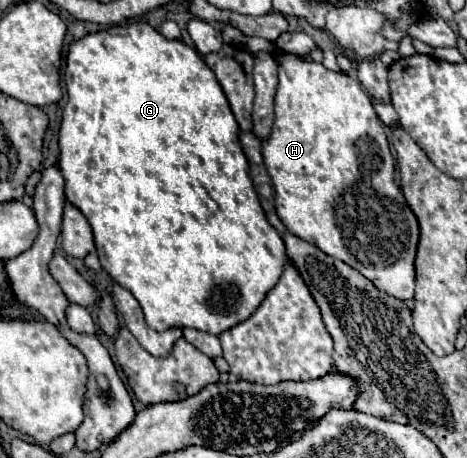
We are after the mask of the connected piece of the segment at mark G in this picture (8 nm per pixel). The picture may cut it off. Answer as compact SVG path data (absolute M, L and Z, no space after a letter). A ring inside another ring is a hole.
M132 22L128 30L122 30L126 34L114 34L114 38L110 38L110 46L106 44L106 40L102 38L102 32L92 32L80 40L74 40L68 48L68 56L66 56L66 70L64 70L64 84L66 84L66 92L68 92L68 102L66 102L66 108L62 112L62 124L60 124L60 132L58 132L58 146L60 146L60 156L58 156L58 168L66 180L66 186L64 186L64 192L66 192L66 198L70 204L74 204L88 220L88 224L92 226L92 232L94 232L94 242L96 242L96 250L98 250L98 256L100 256L100 262L102 262L102 268L126 290L130 290L134 294L134 298L140 302L142 310L144 310L144 316L146 316L146 324L154 330L166 330L166 328L196 328L196 330L202 330L202 332L210 332L210 334L222 334L224 330L230 330L232 326L244 322L246 318L250 318L254 314L254 310L260 306L260 302L264 300L264 296L268 294L268 290L278 282L280 274L284 272L284 266L286 266L286 252L284 252L284 242L280 238L280 234L276 232L274 226L270 226L270 222L266 220L264 216L264 210L260 206L260 200L254 192L254 186L252 186L252 180L248 176L248 160L242 152L242 146L240 146L240 140L238 140L238 122L228 106L228 100L214 76L214 72L208 68L208 64L198 56L198 52L184 44L182 40L168 40L160 30L152 28L148 22Z

